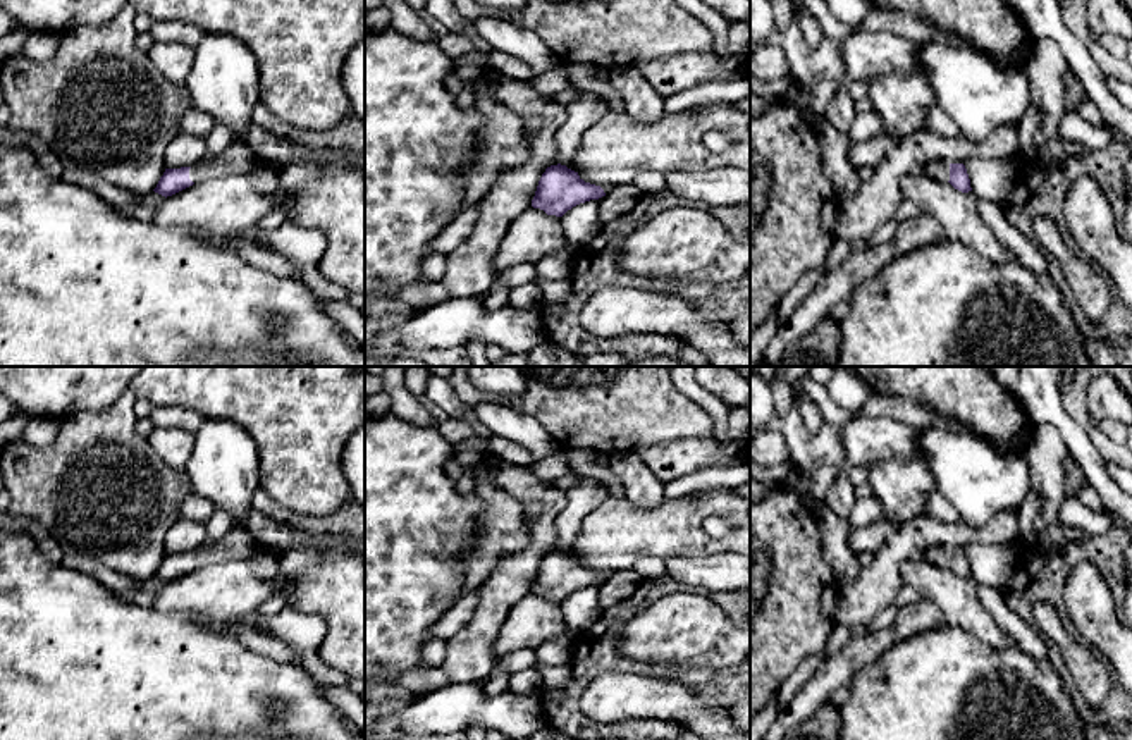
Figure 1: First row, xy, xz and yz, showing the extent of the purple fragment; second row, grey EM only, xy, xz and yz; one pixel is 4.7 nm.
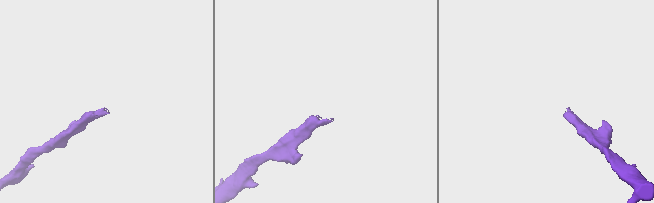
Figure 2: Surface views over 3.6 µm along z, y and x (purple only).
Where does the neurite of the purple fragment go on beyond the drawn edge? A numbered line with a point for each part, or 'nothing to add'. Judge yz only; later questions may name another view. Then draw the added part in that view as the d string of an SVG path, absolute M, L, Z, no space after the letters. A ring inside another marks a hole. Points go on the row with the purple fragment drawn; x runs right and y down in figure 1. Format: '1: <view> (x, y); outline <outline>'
1: yz (940, 171); outline M931 162L926 167L926 174L936 181L948 182L950 181L950 163L944 162Z

